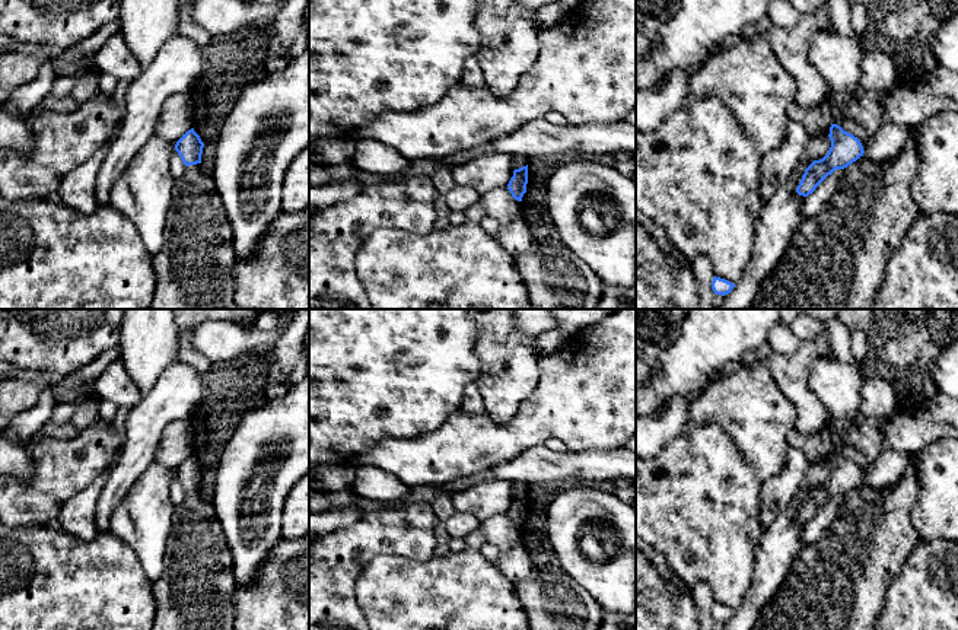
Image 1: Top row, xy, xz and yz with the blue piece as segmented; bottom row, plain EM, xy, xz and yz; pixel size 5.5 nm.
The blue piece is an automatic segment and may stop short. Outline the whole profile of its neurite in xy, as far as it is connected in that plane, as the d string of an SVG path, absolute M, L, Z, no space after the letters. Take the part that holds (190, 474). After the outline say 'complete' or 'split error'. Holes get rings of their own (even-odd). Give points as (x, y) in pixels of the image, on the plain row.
M194 455L188 456L175 471L185 493L201 490L204 470Z; complete

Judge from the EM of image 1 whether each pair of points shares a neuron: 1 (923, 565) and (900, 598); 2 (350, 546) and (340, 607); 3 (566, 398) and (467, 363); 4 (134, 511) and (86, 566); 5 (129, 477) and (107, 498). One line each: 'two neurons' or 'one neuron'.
1: one neuron
2: one neuron
3: two neurons
4: two neurons
5: one neuron

